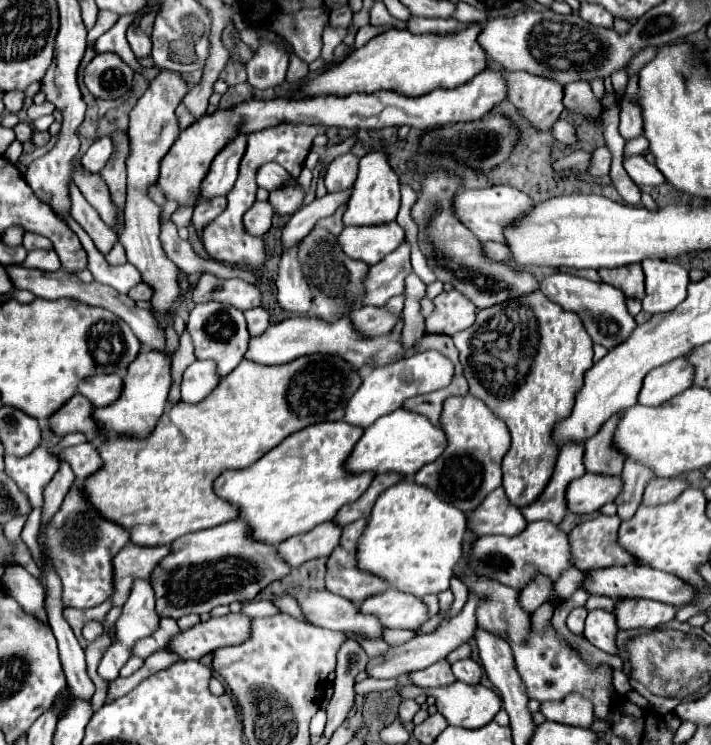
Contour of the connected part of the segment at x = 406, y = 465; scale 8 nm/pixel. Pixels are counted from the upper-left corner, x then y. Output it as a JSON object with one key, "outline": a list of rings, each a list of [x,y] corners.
{"outline":[[[399,408],[397,412],[389,416],[381,416],[373,426],[369,426],[361,440],[355,444],[351,456],[345,462],[345,470],[359,474],[359,472],[373,472],[379,474],[401,474],[401,476],[413,476],[421,466],[437,460],[447,446],[445,432],[437,426],[433,426],[425,416],[419,416],[415,412]]]}

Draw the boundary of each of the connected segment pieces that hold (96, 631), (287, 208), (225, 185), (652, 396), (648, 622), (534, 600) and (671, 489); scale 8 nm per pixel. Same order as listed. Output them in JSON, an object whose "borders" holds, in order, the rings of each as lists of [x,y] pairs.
{"borders":[[[[89,622],[89,624],[85,624],[85,628],[83,628],[83,638],[85,638],[87,642],[91,642],[91,640],[95,640],[97,636],[101,636],[101,632],[103,632],[101,622]]],[[[297,186],[297,188],[279,188],[277,192],[273,192],[269,196],[269,200],[271,200],[271,206],[273,206],[277,216],[289,216],[289,214],[293,214],[301,208],[303,196],[305,196],[305,190],[301,186]]],[[[239,132],[237,136],[233,136],[233,140],[229,140],[229,144],[225,144],[225,148],[211,162],[211,170],[201,190],[201,198],[225,196],[233,188],[245,148],[247,148],[247,134],[243,132]]],[[[685,358],[671,360],[659,368],[653,368],[649,376],[643,380],[643,388],[639,392],[639,404],[643,406],[659,406],[665,400],[681,394],[691,386],[693,368]]],[[[619,600],[615,608],[617,626],[621,630],[629,630],[629,628],[655,630],[675,620],[675,614],[677,614],[675,606],[655,600]]],[[[545,580],[545,584],[531,584],[529,588],[521,590],[521,606],[525,608],[525,612],[533,612],[543,602],[547,602],[547,596],[549,596],[549,582],[547,580]]],[[[653,478],[645,486],[643,504],[665,504],[675,500],[685,488],[689,488],[689,482],[685,478]]]]}

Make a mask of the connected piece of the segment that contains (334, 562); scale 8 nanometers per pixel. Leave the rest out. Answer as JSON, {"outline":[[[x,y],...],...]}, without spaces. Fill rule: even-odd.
{"outline":[[[367,518],[355,520],[353,524],[345,526],[337,548],[333,550],[333,554],[331,554],[329,560],[327,560],[327,578],[325,578],[327,590],[333,592],[333,594],[343,596],[343,598],[347,598],[347,600],[353,600],[355,604],[361,604],[361,602],[367,600],[369,596],[375,596],[375,594],[385,592],[385,590],[389,588],[389,582],[387,582],[385,578],[375,576],[375,574],[369,574],[369,572],[365,572],[365,570],[361,570],[361,568],[357,566],[357,544],[359,544],[359,538],[361,538],[363,532],[365,532],[365,526],[367,526]],[[351,592],[363,592],[363,594],[351,594]]]}

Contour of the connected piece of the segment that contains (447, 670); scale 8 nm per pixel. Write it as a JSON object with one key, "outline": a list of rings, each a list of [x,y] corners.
{"outline":[[[445,660],[435,662],[431,668],[425,668],[425,670],[419,670],[419,672],[411,672],[409,676],[411,676],[413,684],[421,686],[421,688],[435,688],[435,686],[445,686],[445,684],[453,684],[455,682],[451,666]]]}

